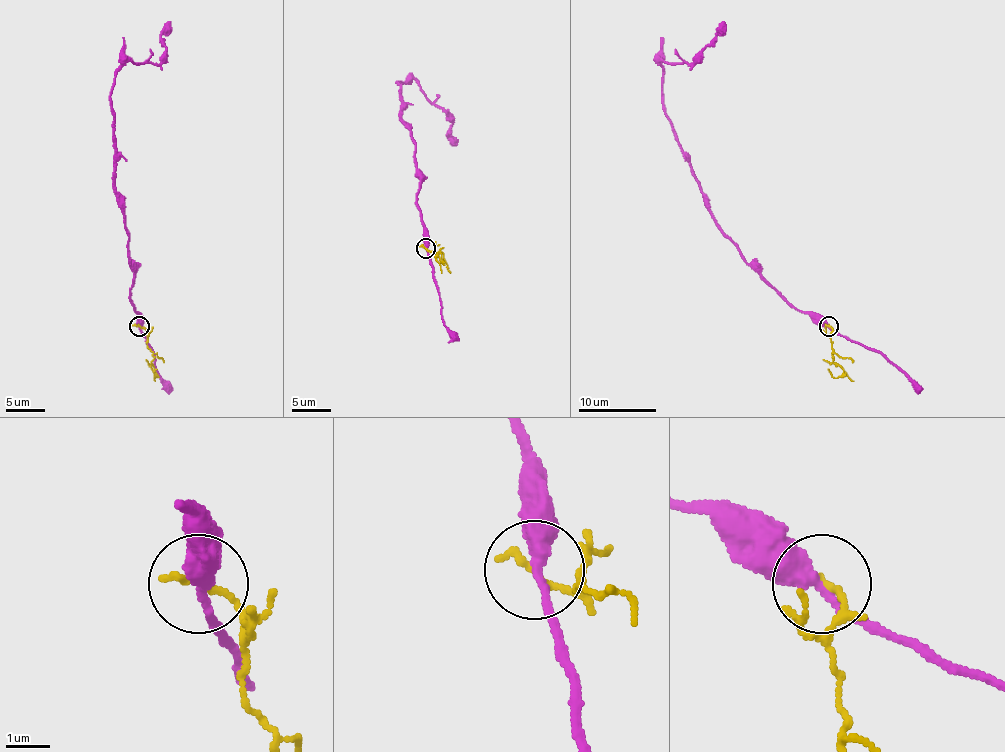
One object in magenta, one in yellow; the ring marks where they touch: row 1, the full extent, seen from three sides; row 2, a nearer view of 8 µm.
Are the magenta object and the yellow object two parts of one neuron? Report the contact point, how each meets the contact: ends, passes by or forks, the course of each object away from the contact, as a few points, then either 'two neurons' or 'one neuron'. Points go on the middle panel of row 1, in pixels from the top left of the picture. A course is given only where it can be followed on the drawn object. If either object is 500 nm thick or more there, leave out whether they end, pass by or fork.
place (426, 248); magenta passes by; yellow ends; course magenta (425, 249), (415, 143), (402, 121), (396, 82), (413, 78), (452, 121), (447, 135), (456, 145); course yellow (425, 249), (439, 253), (441, 262), (443, 247); two neurons

